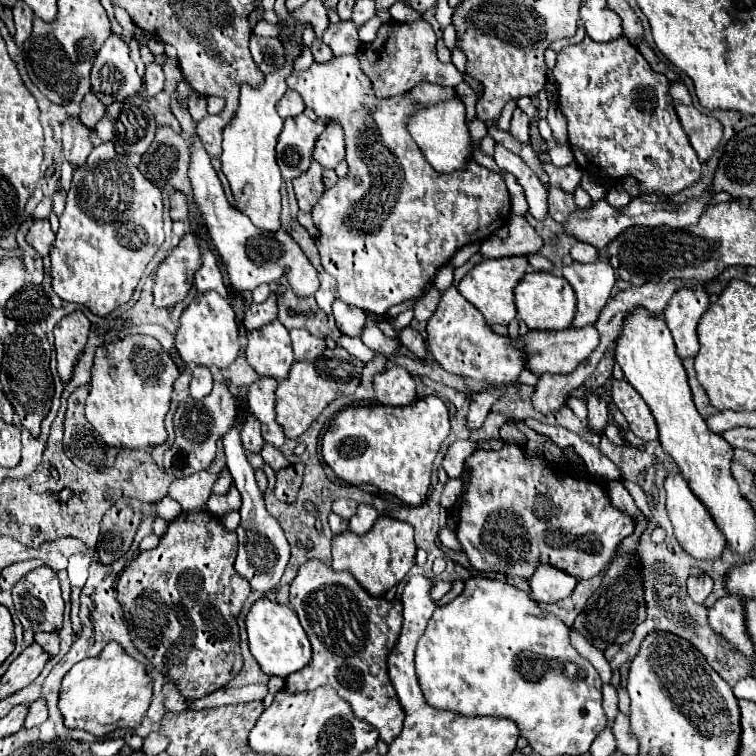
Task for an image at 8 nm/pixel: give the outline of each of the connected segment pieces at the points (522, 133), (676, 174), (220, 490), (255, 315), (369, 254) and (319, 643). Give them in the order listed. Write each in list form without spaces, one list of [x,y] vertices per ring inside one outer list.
[[[516,107],[516,111],[514,111],[514,115],[512,115],[512,121],[510,121],[510,129],[508,129],[508,133],[516,139],[516,141],[520,141],[520,143],[528,143],[528,131],[530,131],[530,117],[520,109],[520,107]]]
[[[624,35],[618,37],[618,39],[612,39],[612,41],[608,41],[608,43],[596,43],[596,41],[592,41],[590,37],[584,37],[582,43],[564,47],[564,49],[558,53],[556,67],[552,69],[552,75],[554,75],[556,85],[558,85],[558,105],[560,105],[562,113],[564,113],[564,117],[568,119],[568,141],[570,141],[570,149],[572,149],[574,159],[576,159],[576,163],[578,163],[578,167],[580,167],[582,171],[592,173],[592,175],[596,175],[598,179],[616,179],[616,181],[618,181],[618,179],[624,179],[624,177],[632,177],[632,179],[636,179],[636,181],[640,183],[642,195],[658,195],[658,197],[662,197],[662,195],[676,195],[676,193],[680,193],[682,189],[686,189],[688,185],[692,185],[692,183],[696,183],[696,181],[700,179],[702,165],[700,165],[700,161],[698,161],[696,151],[694,151],[692,145],[688,143],[688,137],[684,135],[684,129],[680,127],[678,115],[676,115],[676,111],[674,111],[674,107],[672,107],[672,97],[670,97],[670,93],[668,93],[670,81],[668,81],[664,75],[656,73],[656,71],[648,65],[648,61],[640,55],[640,51],[638,51]]]
[[[225,466],[218,474],[218,479],[213,485],[212,493],[217,495],[224,495],[228,493],[233,482],[232,476]]]
[[[270,293],[270,297],[264,303],[260,303],[260,305],[252,303],[246,309],[244,327],[246,327],[246,331],[254,331],[254,329],[268,325],[274,319],[276,319],[276,299],[272,299],[272,293]]]
[[[356,55],[334,57],[328,63],[312,63],[306,71],[294,71],[286,83],[304,99],[306,107],[316,111],[318,117],[338,121],[344,129],[348,175],[338,179],[334,187],[326,189],[312,207],[312,221],[318,229],[314,243],[320,253],[322,267],[336,279],[338,297],[344,303],[362,311],[384,315],[396,303],[422,297],[428,281],[436,277],[438,269],[444,267],[460,247],[484,241],[508,223],[510,195],[500,175],[488,171],[476,161],[468,163],[466,171],[440,175],[428,167],[422,151],[416,143],[412,143],[412,137],[404,127],[416,103],[428,105],[450,99],[456,95],[454,89],[420,83],[420,87],[414,87],[408,95],[376,99],[372,95],[372,83],[360,69]]]
[[[308,559],[306,563],[300,565],[298,575],[292,581],[290,607],[296,609],[298,619],[312,643],[314,659],[312,663],[308,663],[308,667],[304,667],[304,671],[296,671],[296,675],[290,675],[286,679],[286,691],[294,693],[316,689],[318,685],[332,685],[338,697],[350,703],[354,715],[376,727],[380,739],[390,745],[396,739],[396,735],[400,735],[404,721],[404,709],[396,699],[396,691],[388,679],[386,669],[386,655],[396,645],[402,629],[402,603],[398,599],[386,601],[384,597],[372,597],[360,587],[360,583],[348,571],[336,573],[330,565],[318,559]]]

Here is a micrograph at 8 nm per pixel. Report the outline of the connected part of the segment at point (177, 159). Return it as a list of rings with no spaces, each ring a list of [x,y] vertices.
[[[158,127],[152,147],[142,155],[140,173],[156,187],[172,187],[184,195],[192,193],[188,179],[188,147],[182,135],[168,127]]]

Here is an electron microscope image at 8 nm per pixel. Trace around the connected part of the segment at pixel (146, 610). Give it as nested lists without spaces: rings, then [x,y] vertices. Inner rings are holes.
[[[182,511],[166,529],[160,545],[152,551],[142,551],[124,569],[116,583],[116,599],[122,605],[124,617],[134,645],[150,659],[150,663],[172,681],[176,681],[182,695],[190,701],[202,699],[212,691],[232,681],[242,665],[240,633],[236,617],[248,599],[252,587],[234,569],[236,531],[228,531],[222,519],[210,511]]]

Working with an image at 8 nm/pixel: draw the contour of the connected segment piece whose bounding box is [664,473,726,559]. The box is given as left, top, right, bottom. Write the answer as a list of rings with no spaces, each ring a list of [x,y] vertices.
[[[668,473],[666,481],[664,481],[664,489],[666,489],[666,511],[670,515],[676,537],[682,543],[684,551],[688,551],[696,559],[718,559],[722,549],[726,547],[726,539],[722,535],[722,531],[718,529],[710,511],[688,487],[686,477],[682,473]]]

